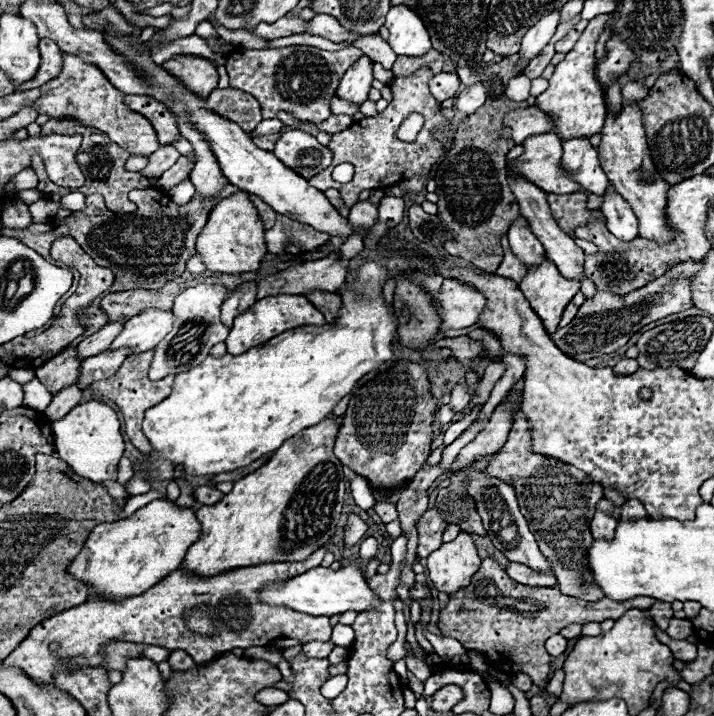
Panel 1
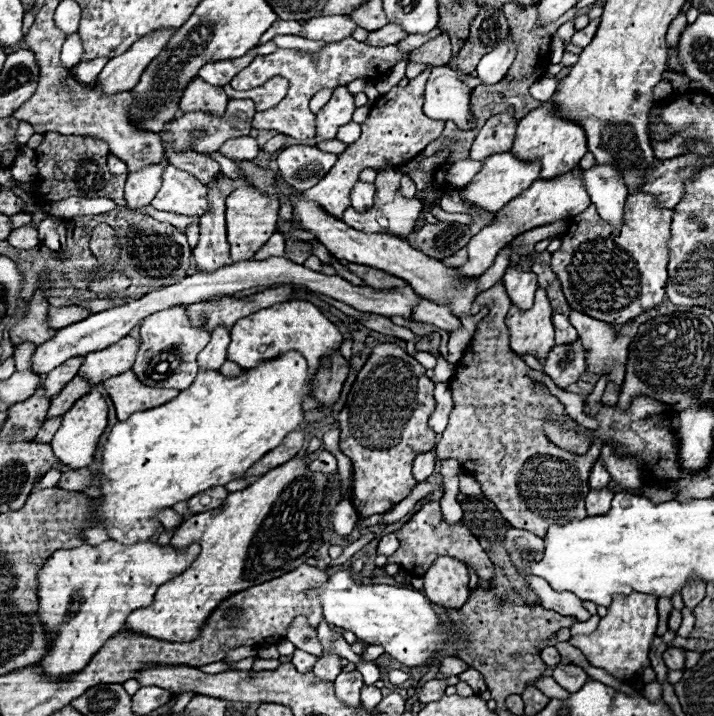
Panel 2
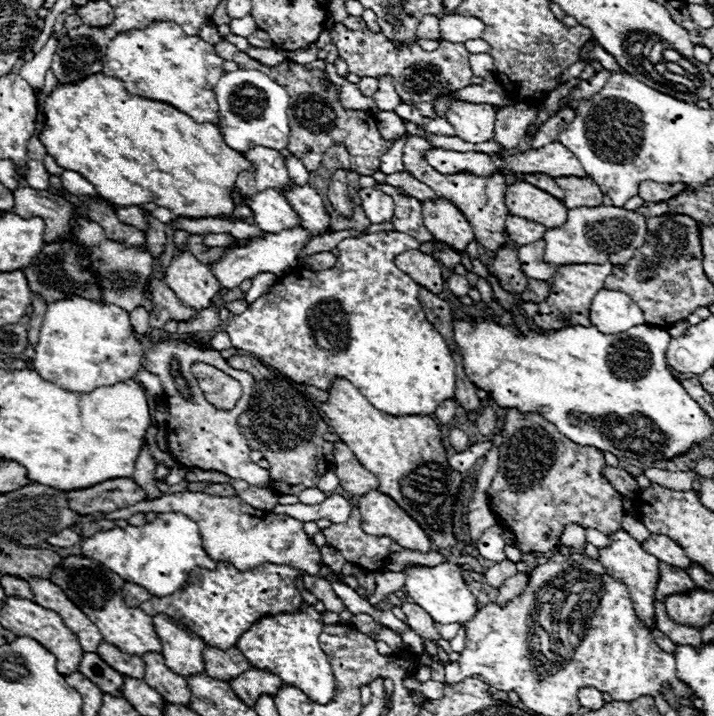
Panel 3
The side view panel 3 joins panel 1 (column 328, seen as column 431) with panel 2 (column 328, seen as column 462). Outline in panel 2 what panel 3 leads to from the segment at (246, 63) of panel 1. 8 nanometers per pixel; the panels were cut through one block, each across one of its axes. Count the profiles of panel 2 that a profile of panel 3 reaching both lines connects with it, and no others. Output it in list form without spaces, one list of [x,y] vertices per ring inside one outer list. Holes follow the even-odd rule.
[[[346,38],[340,42],[328,44],[320,52],[312,52],[312,56],[304,54],[298,56],[296,50],[282,50],[278,48],[274,54],[268,56],[256,56],[248,68],[244,68],[240,74],[234,76],[230,82],[236,90],[250,90],[256,86],[262,86],[266,80],[272,76],[284,76],[290,80],[290,90],[286,98],[276,106],[266,112],[258,112],[254,116],[254,128],[258,130],[274,130],[278,134],[288,134],[296,140],[308,140],[314,136],[316,126],[314,126],[314,114],[308,108],[310,98],[320,90],[320,88],[336,88],[344,86],[356,78],[380,78],[388,70],[392,70],[400,60],[408,60],[410,52],[400,52],[398,46],[384,46],[384,48],[374,48],[364,42],[358,42],[354,38]]]

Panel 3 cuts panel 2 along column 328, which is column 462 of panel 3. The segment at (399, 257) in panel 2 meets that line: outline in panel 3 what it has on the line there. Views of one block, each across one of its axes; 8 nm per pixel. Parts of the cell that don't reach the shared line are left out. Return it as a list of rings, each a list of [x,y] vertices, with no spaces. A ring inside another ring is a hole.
[[[444,198],[436,202],[422,202],[422,214],[424,226],[428,232],[432,232],[434,240],[450,246],[452,250],[462,252],[474,240],[474,232],[468,220],[460,214],[454,204]]]

